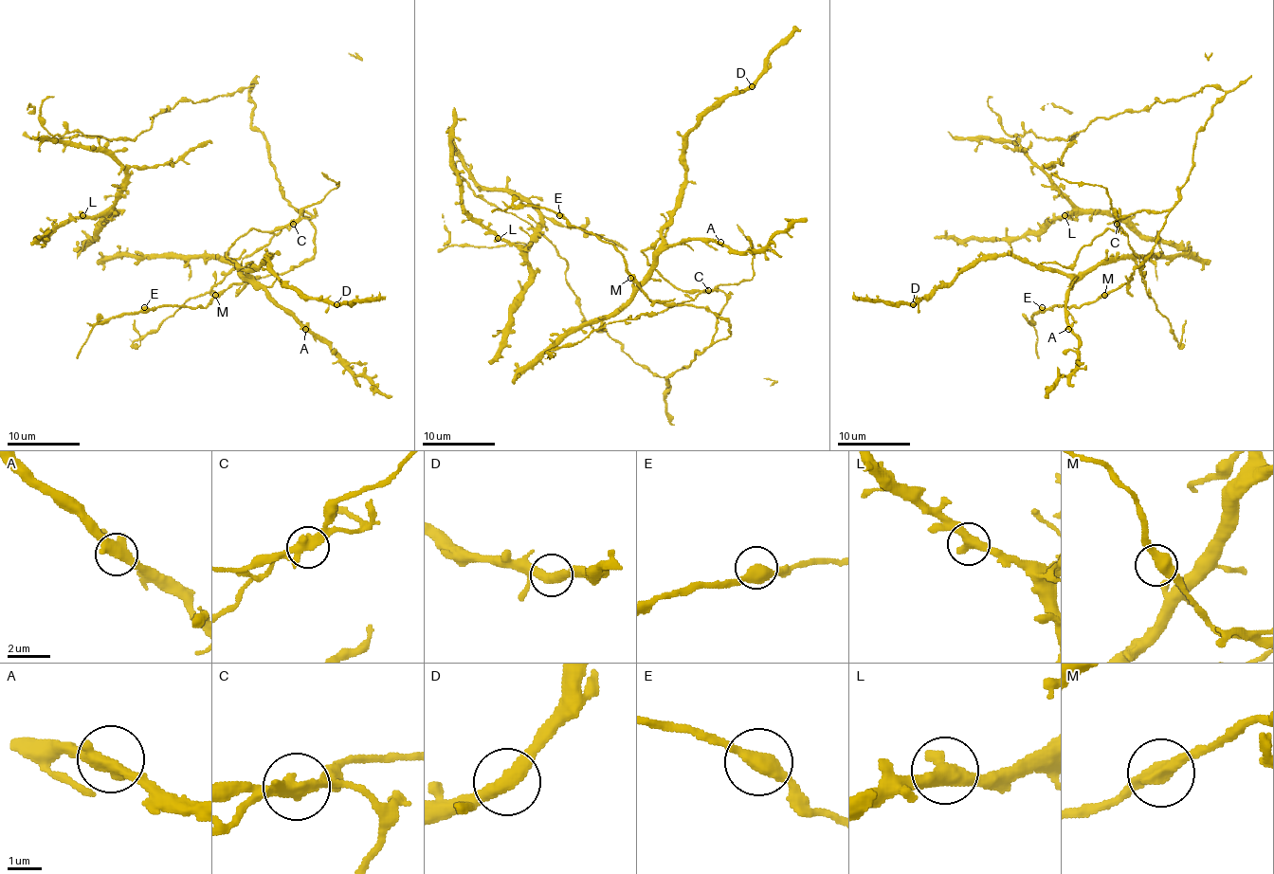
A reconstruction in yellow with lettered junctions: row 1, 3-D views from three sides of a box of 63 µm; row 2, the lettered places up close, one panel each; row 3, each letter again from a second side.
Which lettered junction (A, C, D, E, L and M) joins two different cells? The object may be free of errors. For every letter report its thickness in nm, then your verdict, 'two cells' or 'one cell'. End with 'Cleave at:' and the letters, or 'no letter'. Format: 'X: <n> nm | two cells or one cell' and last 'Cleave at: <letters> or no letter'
A: 460 nm | one cell
C: 440 nm | two cells
D: 440 nm | one cell
E: 440 nm | one cell
L: 440 nm | one cell
M: 440 nm | one cell
Cleave at: C

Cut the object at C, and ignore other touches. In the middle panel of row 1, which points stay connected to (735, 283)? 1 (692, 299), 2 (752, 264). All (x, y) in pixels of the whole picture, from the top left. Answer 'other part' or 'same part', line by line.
1: same part
2: same part

